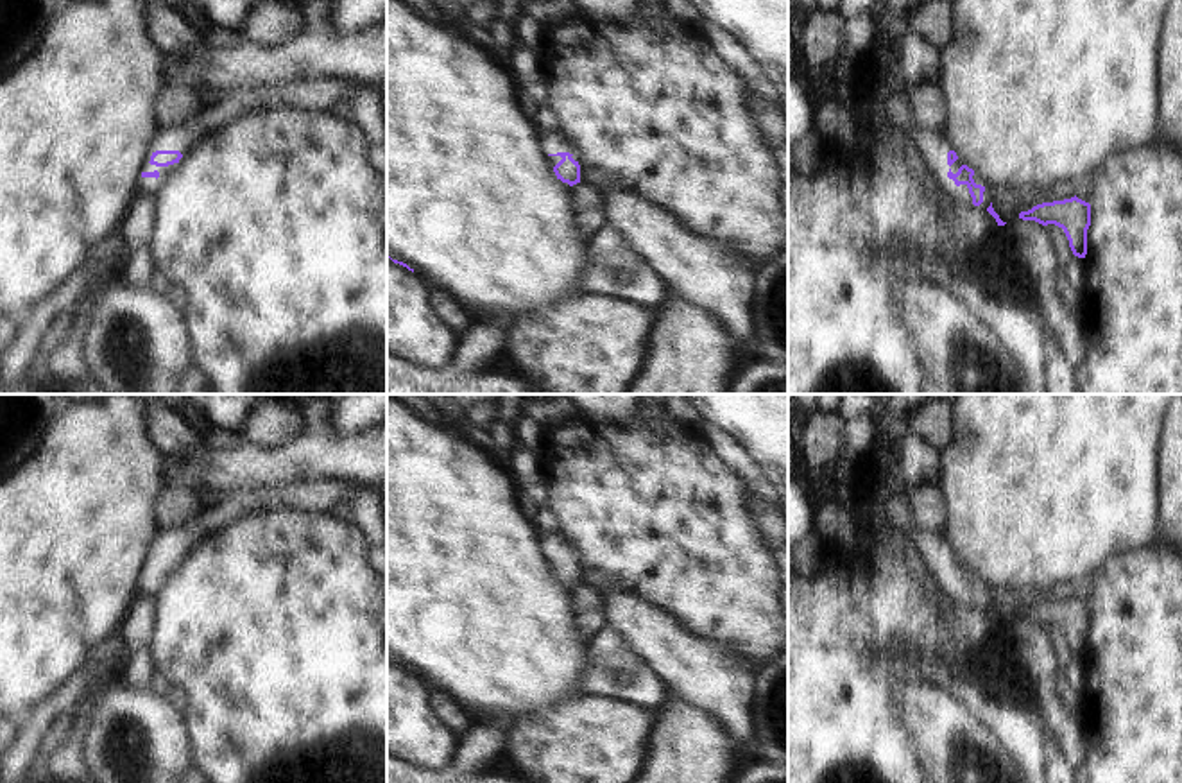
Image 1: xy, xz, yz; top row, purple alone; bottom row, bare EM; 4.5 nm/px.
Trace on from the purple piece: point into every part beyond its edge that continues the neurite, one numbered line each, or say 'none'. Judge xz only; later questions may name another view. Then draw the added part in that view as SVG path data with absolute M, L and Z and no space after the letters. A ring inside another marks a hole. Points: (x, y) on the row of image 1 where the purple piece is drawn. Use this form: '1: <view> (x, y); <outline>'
1: xz (552, 142); M559 131L539 133L539 151L543 152L544 159L553 168L562 158L561 152L570 152L575 161L578 161L578 154L575 147L562 138Z

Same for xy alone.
1: xy (299, 94); M296 77L279 86L261 86L253 90L235 90L220 99L210 109L201 109L190 120L159 129L141 159L138 176L138 192L154 195L163 185L165 177L176 168L177 163L168 167L150 165L150 156L156 151L179 151L183 156L188 149L210 131L222 127L244 113L258 111L263 108L288 108L288 109L308 109L308 111L328 111L335 100L346 100L353 90L344 81L331 77L303 79Z

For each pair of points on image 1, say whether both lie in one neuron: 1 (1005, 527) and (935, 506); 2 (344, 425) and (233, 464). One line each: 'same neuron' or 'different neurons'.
1: different neurons
2: different neurons

